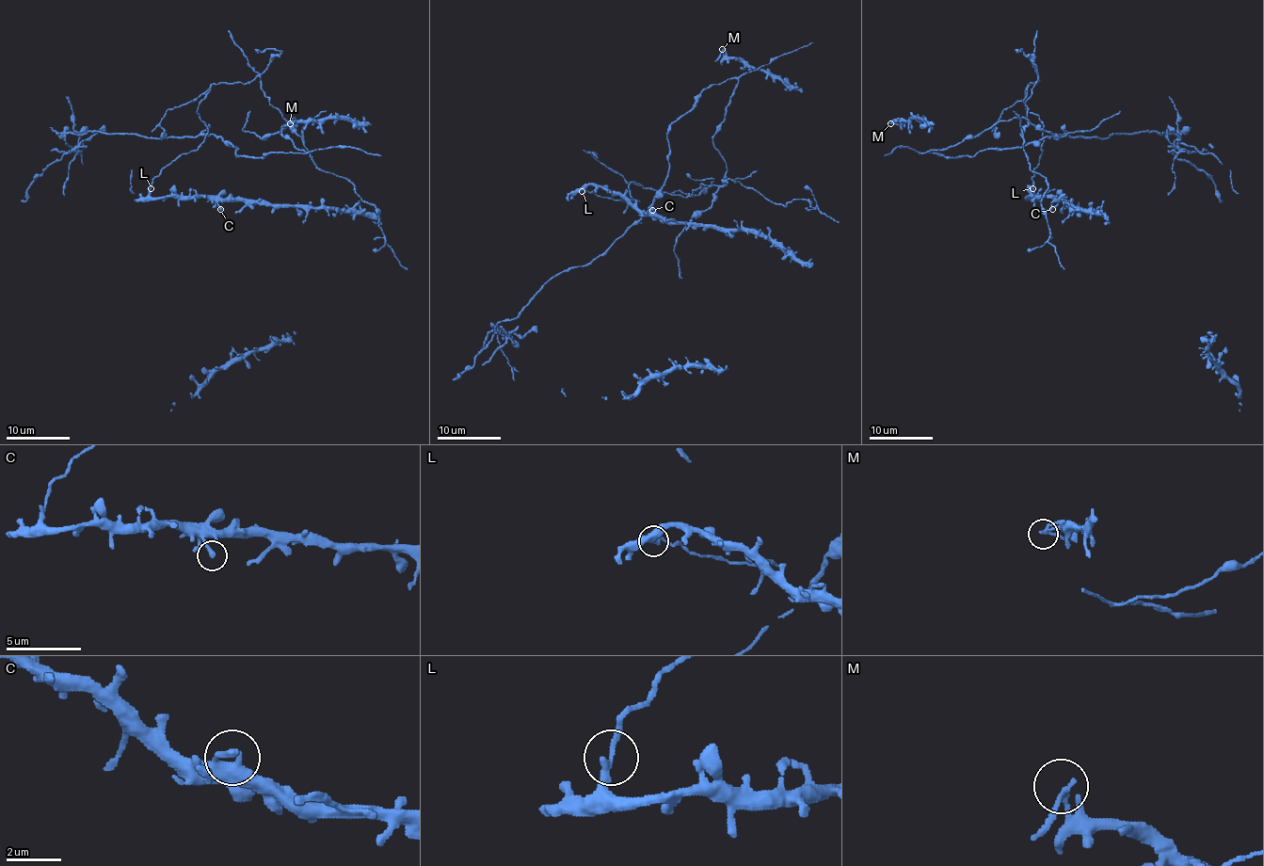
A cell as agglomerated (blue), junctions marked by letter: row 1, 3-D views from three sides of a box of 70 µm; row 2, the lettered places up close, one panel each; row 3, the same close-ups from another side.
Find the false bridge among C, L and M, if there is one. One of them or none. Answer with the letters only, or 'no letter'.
L

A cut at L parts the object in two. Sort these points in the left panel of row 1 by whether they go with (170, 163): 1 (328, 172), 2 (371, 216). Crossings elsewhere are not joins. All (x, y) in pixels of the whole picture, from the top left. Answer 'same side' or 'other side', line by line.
1: same side
2: other side

